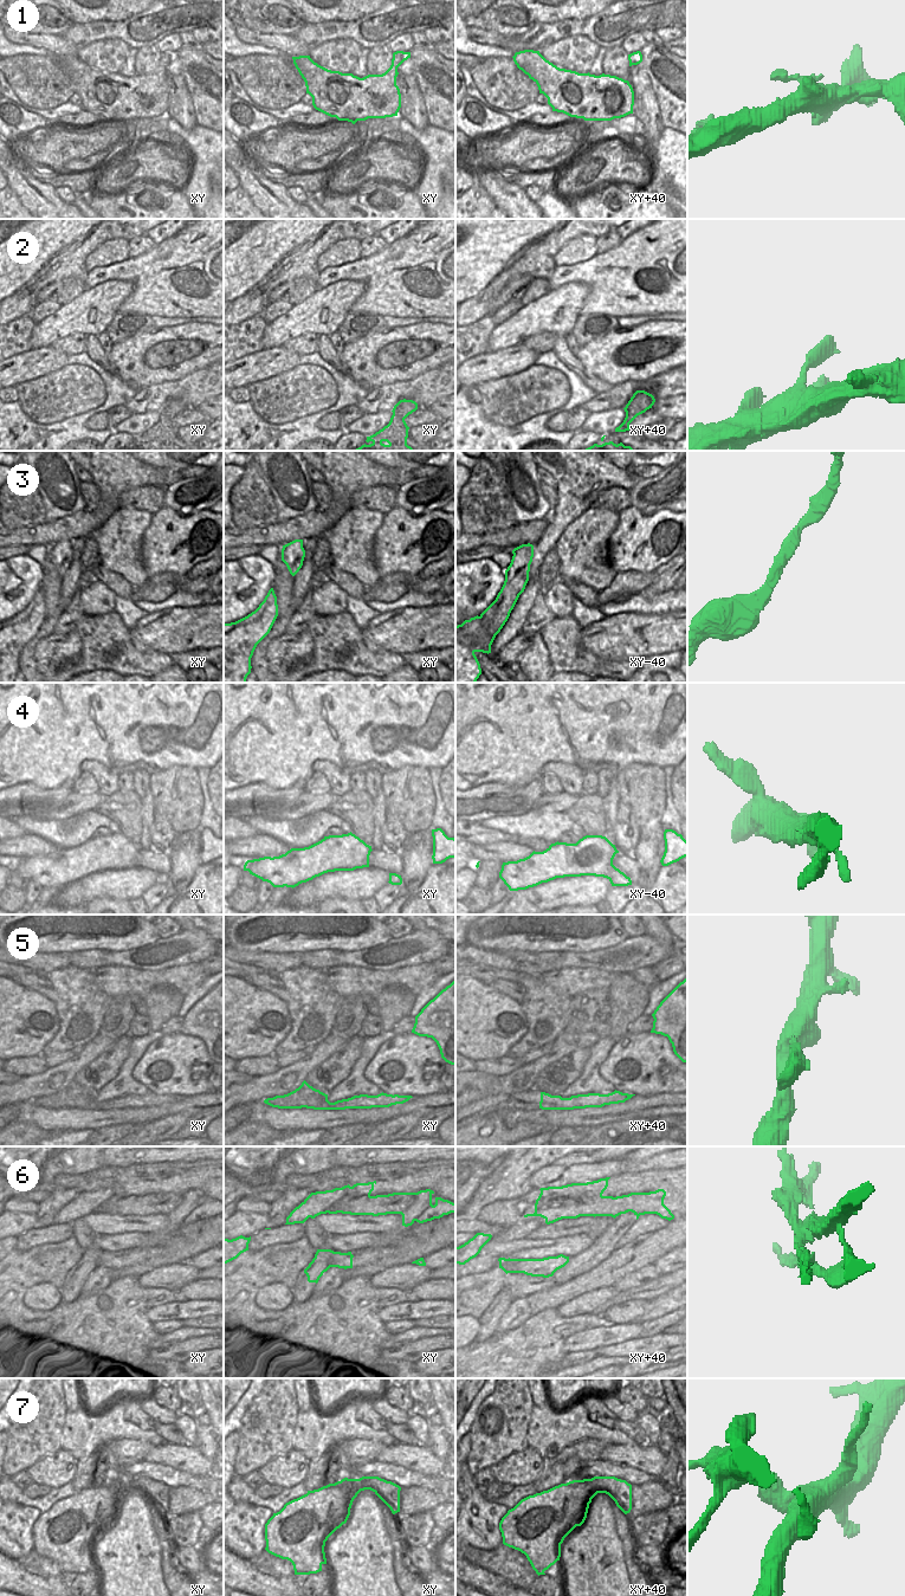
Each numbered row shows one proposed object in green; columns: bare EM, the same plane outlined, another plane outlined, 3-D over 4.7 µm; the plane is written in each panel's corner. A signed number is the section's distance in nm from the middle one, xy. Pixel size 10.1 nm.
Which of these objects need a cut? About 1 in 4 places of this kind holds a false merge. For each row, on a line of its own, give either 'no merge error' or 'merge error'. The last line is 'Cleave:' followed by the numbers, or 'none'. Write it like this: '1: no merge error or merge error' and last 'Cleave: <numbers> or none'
1: no merge error
2: no merge error
3: no merge error
4: no merge error
5: merge error
6: merge error
7: no merge error
Cleave: 5, 6

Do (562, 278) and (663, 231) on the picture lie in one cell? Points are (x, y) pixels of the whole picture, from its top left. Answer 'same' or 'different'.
same

